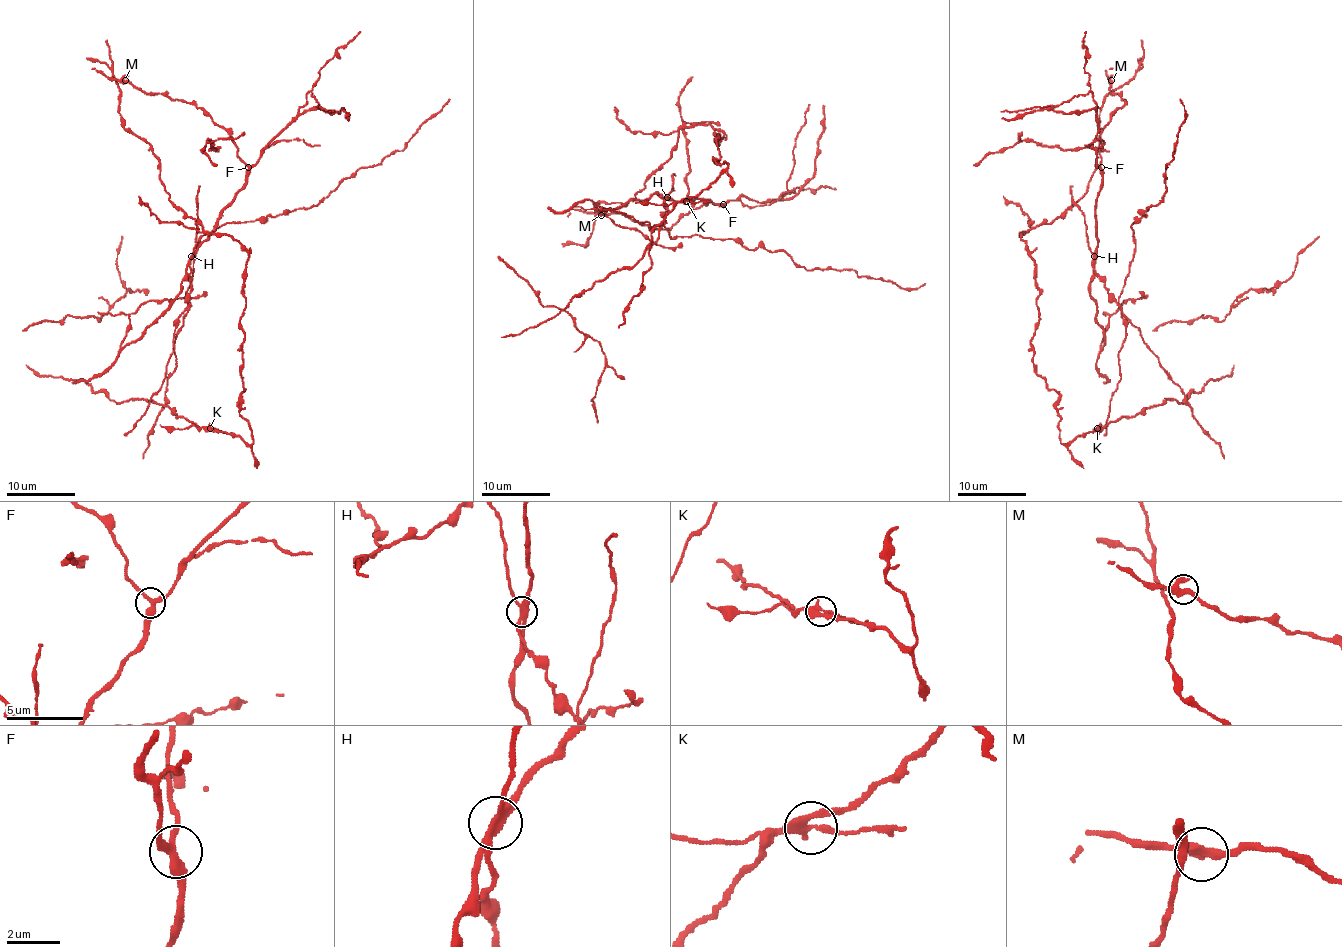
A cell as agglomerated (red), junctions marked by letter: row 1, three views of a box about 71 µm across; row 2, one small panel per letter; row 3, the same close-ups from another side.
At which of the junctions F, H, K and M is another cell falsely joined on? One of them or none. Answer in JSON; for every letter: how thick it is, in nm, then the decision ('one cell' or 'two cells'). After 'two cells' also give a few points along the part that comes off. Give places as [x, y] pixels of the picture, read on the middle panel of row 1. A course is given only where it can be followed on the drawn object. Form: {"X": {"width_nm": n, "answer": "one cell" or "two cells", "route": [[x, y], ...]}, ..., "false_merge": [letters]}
{"F": {"width_nm": 320, "answer": "one cell"}, "H": {"width_nm": 320, "answer": "two cells", "route": [[667, 197], [662, 225], [672, 238], [735, 238], [783, 250], [807, 269], [851, 269], [901, 288], [925, 283]]}, "K": {"width_nm": 320, "answer": "one cell"}, "M": {"width_nm": 280, "answer": "one cell"}, "false_merge": ["H"]}

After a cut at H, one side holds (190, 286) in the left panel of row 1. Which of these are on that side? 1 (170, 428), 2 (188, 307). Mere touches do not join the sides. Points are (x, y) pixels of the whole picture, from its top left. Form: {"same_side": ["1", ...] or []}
{"same_side": ["2"]}

